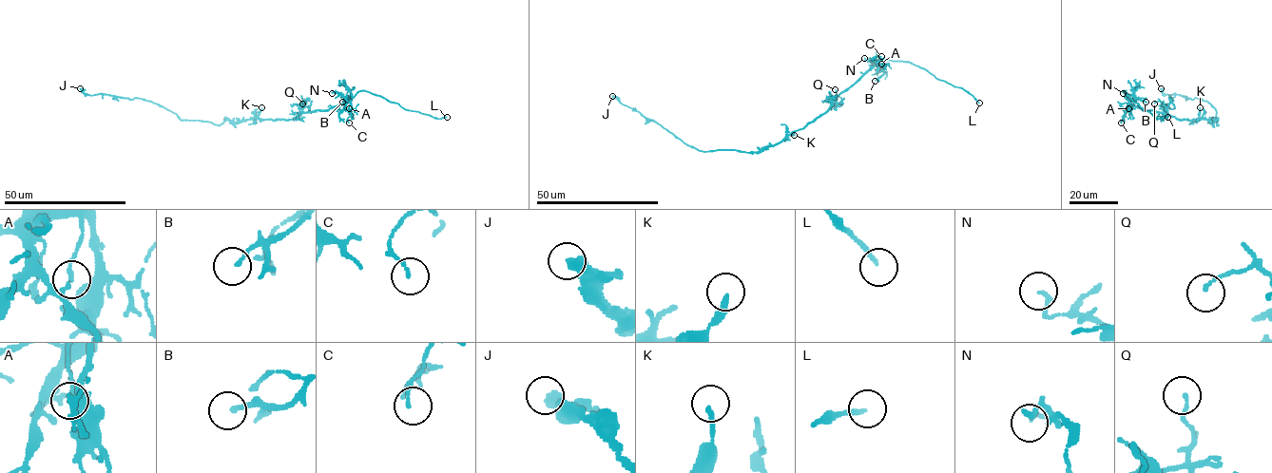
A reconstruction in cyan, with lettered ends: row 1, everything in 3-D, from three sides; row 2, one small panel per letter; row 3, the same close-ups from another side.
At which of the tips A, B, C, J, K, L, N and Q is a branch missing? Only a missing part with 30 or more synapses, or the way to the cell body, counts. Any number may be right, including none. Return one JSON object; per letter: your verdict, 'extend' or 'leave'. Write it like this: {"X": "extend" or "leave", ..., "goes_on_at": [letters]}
{"A": "leave", "B": "leave", "C": "leave", "J": "leave", "K": "leave", "L": "extend", "N": "leave", "Q": "leave", "goes_on_at": ["L"]}

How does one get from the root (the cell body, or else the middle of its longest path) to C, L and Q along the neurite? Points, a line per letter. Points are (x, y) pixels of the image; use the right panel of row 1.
C: (1189, 120), (1178, 120), (1163, 112), (1143, 110), (1128, 104), (1121, 122)
L: (1189, 120), (1143, 110), (1129, 103), (1132, 96), (1125, 97), (1125, 91), (1154, 117), (1167, 117)
Q: (1189, 120), (1178, 120), (1166, 115), (1162, 103), (1154, 104)

